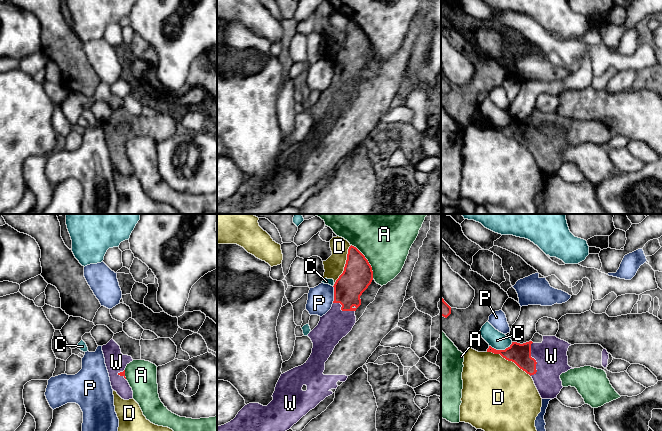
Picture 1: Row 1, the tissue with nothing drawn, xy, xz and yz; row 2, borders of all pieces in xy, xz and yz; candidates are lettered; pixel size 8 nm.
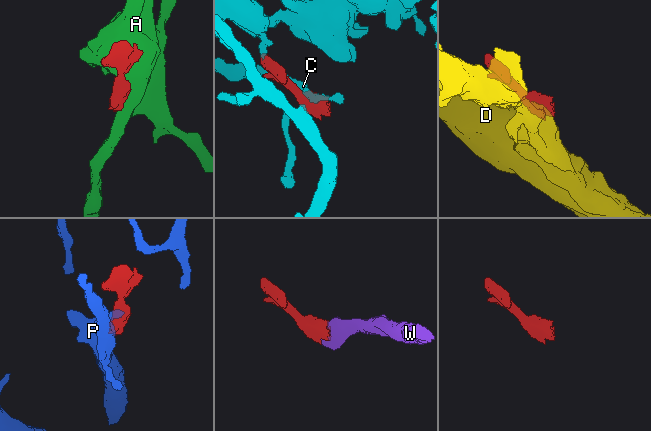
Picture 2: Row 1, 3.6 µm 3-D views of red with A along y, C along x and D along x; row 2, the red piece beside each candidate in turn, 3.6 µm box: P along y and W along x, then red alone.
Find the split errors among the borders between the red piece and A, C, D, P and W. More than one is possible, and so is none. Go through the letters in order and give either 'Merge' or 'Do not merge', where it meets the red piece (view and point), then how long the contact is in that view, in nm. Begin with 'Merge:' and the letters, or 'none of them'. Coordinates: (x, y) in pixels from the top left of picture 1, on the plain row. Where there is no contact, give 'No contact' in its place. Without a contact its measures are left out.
Merge: W
A: Do not merge. Touches red at xz (367, 37). Shared border 340 nm
C: Do not merge. Touches red at yz (500, 126). Shared border 190 nm
D: Do not merge. Touches red at yz (508, 136). Shared border 420 nm
P: Do not merge. Touches red at xz (334, 70). Shared border 140 nm
W: Merge. Touches red at yz (535, 136). Shared border 280 nm

